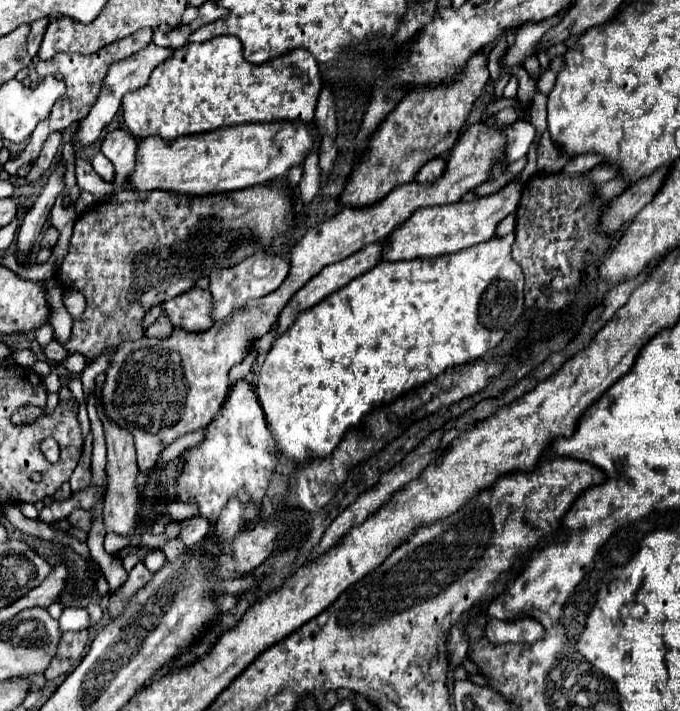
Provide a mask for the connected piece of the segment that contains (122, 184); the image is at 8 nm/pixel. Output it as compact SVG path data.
M119 128L103 140L101 152L115 164L115 178L111 180L113 190L127 188L129 176L133 174L137 162L137 140Z

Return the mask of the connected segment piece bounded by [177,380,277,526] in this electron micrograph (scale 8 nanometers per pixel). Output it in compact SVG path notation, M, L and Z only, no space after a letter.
M237 380L229 386L227 398L219 414L207 426L203 442L183 454L183 470L177 474L177 502L195 502L199 516L207 518L211 526L217 524L221 510L239 490L245 490L251 496L257 510L261 508L277 458L251 382Z

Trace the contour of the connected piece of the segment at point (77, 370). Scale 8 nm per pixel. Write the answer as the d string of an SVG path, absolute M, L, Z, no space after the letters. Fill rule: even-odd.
M74 353L61 363L71 374L81 374L86 367L86 360L83 355Z

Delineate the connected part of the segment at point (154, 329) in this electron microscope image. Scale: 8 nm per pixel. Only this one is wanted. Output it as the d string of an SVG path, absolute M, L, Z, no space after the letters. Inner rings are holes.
M165 314L159 316L159 318L145 330L147 336L155 336L155 338L167 338L167 336L171 336L171 332L173 332L173 324L171 324L171 320L169 320Z

